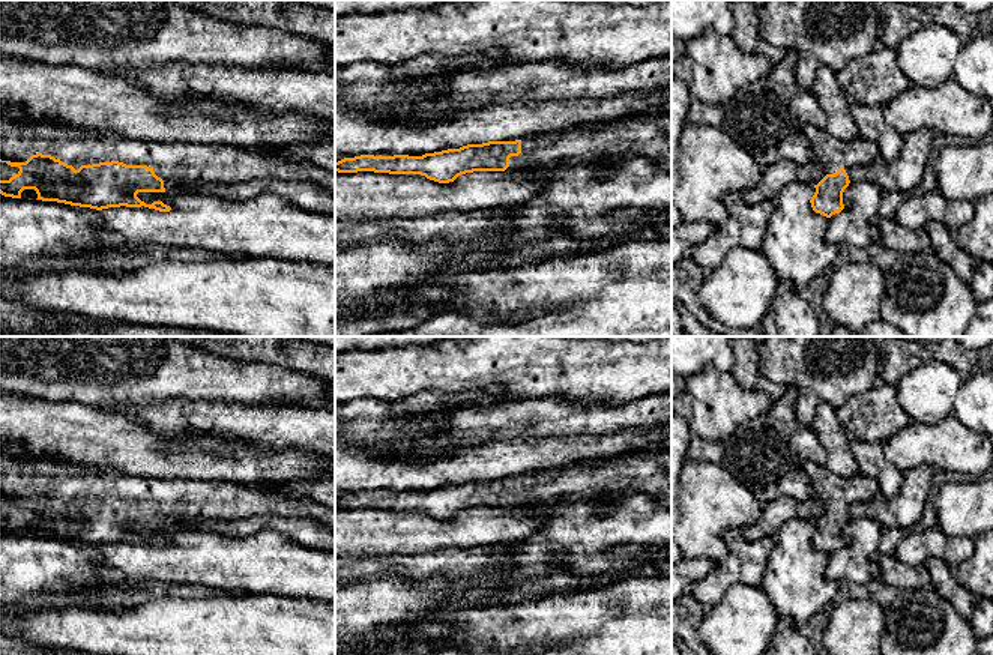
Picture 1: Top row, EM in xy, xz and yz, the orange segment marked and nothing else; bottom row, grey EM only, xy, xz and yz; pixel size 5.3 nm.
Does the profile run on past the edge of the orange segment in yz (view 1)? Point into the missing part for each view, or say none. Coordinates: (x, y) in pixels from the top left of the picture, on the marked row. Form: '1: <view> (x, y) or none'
1: yz (831, 152)

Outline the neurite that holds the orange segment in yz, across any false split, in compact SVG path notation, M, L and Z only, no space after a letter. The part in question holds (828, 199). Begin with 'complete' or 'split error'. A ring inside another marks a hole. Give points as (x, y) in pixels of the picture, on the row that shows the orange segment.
split error; M805 125L801 129L810 143L814 159L826 170L826 176L814 185L816 192L810 203L816 213L831 218L844 209L843 192L849 186L849 171L855 165L867 165L877 158L873 141L855 138L841 141L826 129Z

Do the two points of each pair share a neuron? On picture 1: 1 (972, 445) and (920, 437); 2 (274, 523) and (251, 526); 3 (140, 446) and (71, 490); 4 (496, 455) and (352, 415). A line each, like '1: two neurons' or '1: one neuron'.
1: one neuron
2: one neuron
3: two neurons
4: two neurons

